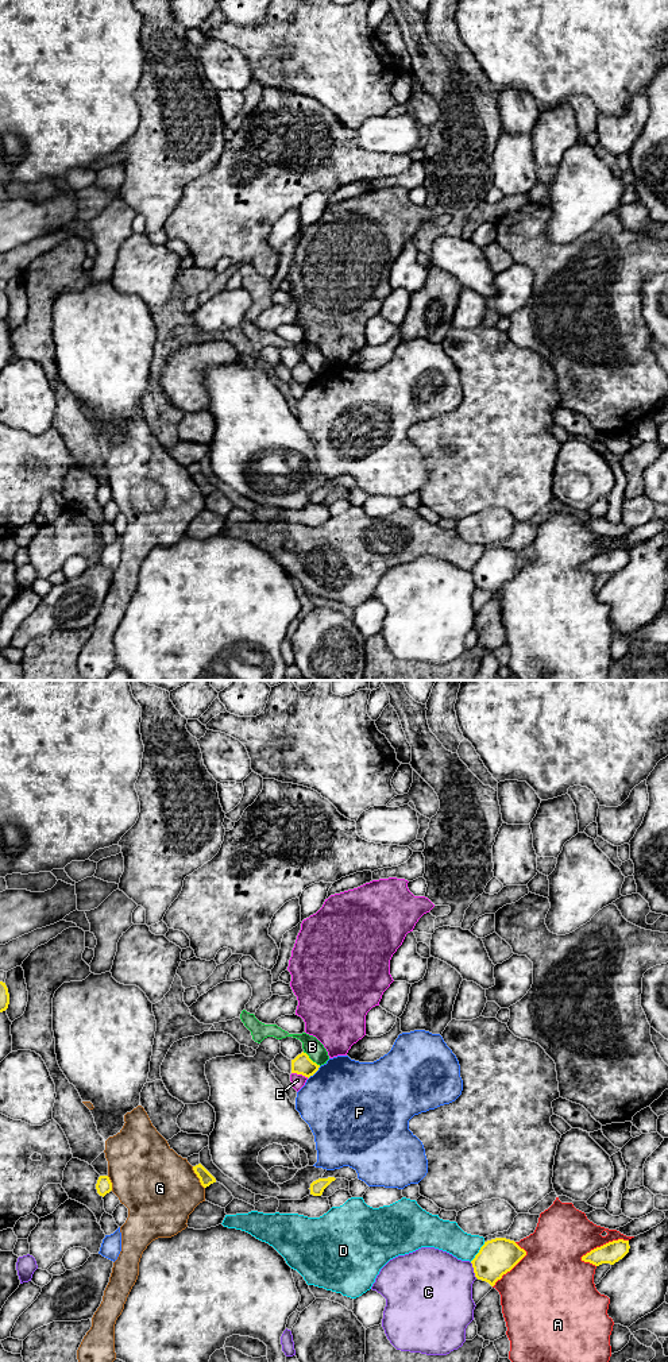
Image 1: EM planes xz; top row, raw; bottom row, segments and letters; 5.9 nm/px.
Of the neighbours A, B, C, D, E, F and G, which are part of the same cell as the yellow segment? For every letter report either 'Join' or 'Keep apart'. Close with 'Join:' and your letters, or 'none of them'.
A: Keep apart
B: Keep apart
C: Keep apart
D: Keep apart
E: Keep apart
F: Keep apart
G: Keep apart
Join: none of them

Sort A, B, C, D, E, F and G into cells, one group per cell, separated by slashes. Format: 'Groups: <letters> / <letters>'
Groups: A / B / C / D / E / F / G

